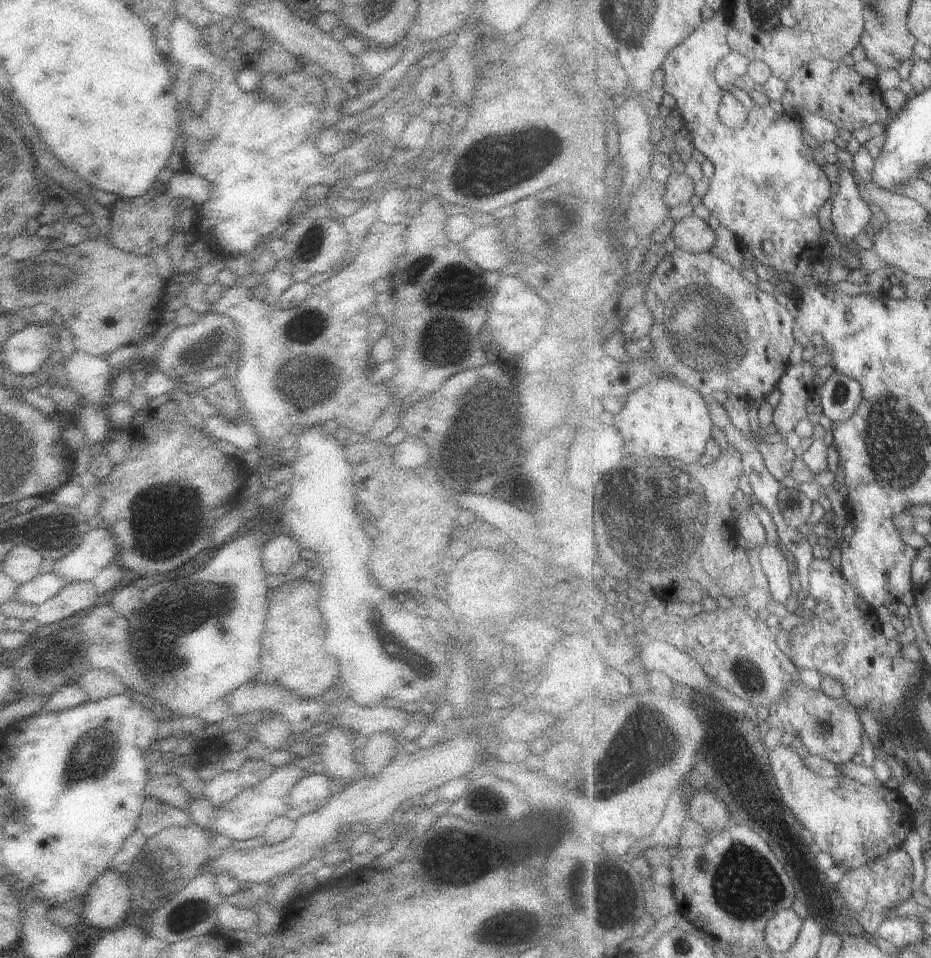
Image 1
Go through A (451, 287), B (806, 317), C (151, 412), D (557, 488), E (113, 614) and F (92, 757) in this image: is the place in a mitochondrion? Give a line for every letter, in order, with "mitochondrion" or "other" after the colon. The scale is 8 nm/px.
A: mitochondrion
B: other
C: other
D: other
E: other
F: mitochondrion

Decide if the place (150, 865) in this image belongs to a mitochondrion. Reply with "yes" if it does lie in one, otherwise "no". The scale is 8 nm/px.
no

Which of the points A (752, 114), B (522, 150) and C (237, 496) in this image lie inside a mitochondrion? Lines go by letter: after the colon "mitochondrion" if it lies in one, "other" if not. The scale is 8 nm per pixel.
A: other
B: mitochondrion
C: other

